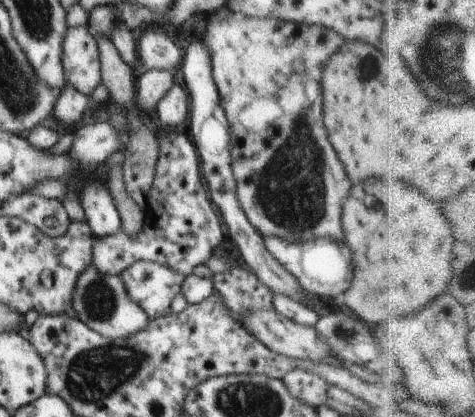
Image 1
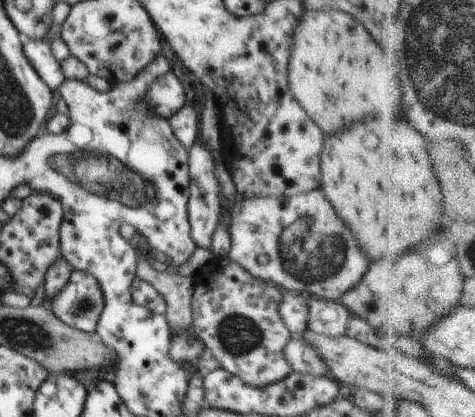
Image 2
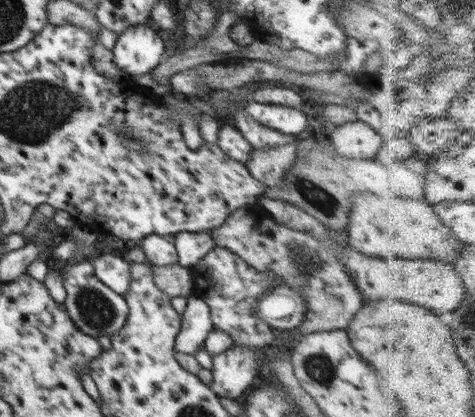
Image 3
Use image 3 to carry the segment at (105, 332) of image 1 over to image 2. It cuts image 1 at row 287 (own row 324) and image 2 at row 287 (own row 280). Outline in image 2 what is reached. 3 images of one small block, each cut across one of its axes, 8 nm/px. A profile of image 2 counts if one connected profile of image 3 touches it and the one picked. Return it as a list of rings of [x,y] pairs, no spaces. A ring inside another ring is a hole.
[[[70,270],[64,288],[53,298],[51,311],[65,325],[90,335],[105,307],[98,279],[81,270]]]

